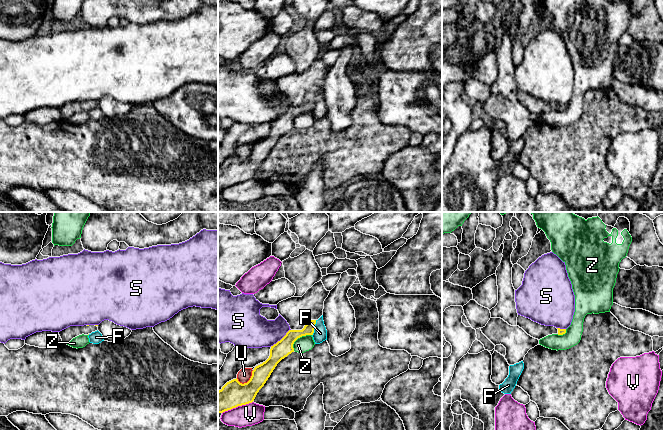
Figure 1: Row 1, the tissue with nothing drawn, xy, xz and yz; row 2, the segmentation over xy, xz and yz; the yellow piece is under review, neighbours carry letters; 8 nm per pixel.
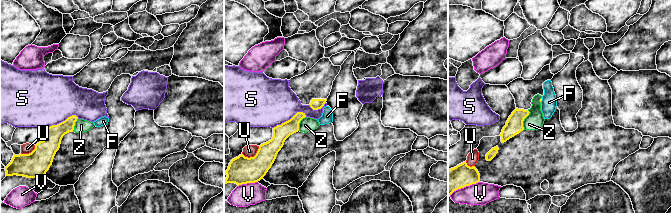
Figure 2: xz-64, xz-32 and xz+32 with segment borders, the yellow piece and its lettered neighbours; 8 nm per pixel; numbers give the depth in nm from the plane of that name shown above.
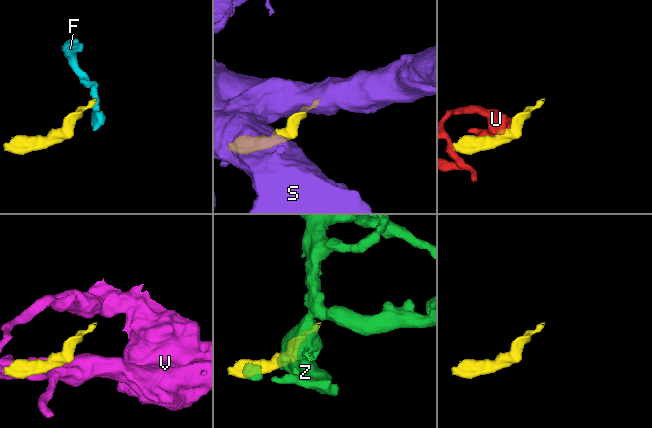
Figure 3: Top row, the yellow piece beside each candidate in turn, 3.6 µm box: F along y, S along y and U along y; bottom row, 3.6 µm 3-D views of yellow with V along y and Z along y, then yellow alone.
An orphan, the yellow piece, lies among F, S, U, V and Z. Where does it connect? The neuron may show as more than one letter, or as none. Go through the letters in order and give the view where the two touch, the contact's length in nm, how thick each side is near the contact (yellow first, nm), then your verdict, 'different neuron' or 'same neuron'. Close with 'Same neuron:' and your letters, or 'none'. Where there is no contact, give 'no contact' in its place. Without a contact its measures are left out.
F: meets yellow in xz; contact 130 nm long; 100 nm thick on the yellow side, 110 nm on the other; different neuron
S: meets yellow in xz; contact 220 nm long; 140 nm thick on the yellow side, 280 nm on the other; different neuron
U: meets yellow in xz; contact 160 nm long; 200 nm thick on the yellow side, 110 nm on the other; different neuron
V: meets yellow in xz; contact 260 nm long; 200 nm thick on the yellow side, 180 nm on the other; different neuron
Z: meets yellow in xz; contact 200 nm long; 140 nm thick on the yellow side, 130 nm on the other; different neuron
Same neuron: none

